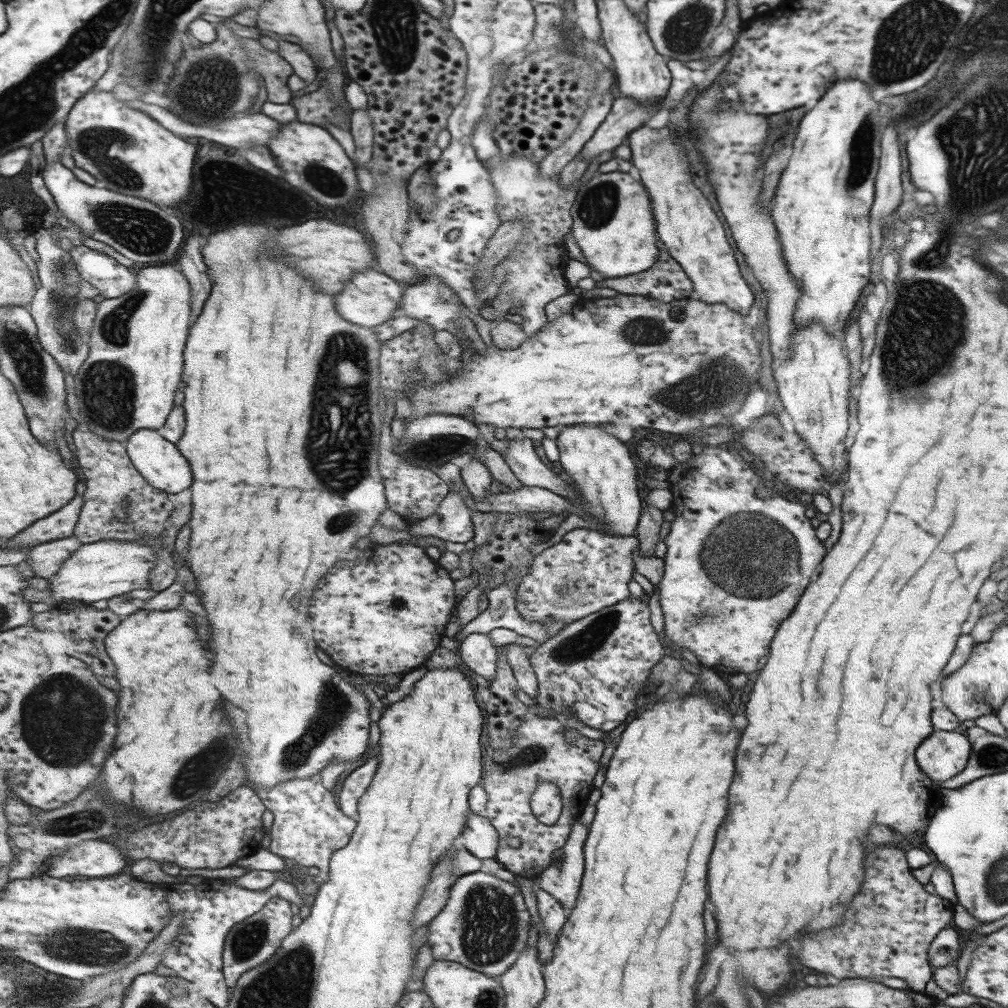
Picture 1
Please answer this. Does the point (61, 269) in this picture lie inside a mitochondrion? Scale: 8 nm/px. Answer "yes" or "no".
yes

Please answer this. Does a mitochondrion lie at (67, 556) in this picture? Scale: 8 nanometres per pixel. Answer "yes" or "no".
no

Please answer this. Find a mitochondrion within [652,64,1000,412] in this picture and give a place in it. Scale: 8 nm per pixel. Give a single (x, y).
(930, 346)

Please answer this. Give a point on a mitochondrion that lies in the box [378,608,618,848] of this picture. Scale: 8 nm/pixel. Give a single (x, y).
(531, 753)

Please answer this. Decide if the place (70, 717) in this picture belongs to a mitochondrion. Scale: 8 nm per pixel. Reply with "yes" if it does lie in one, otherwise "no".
yes

